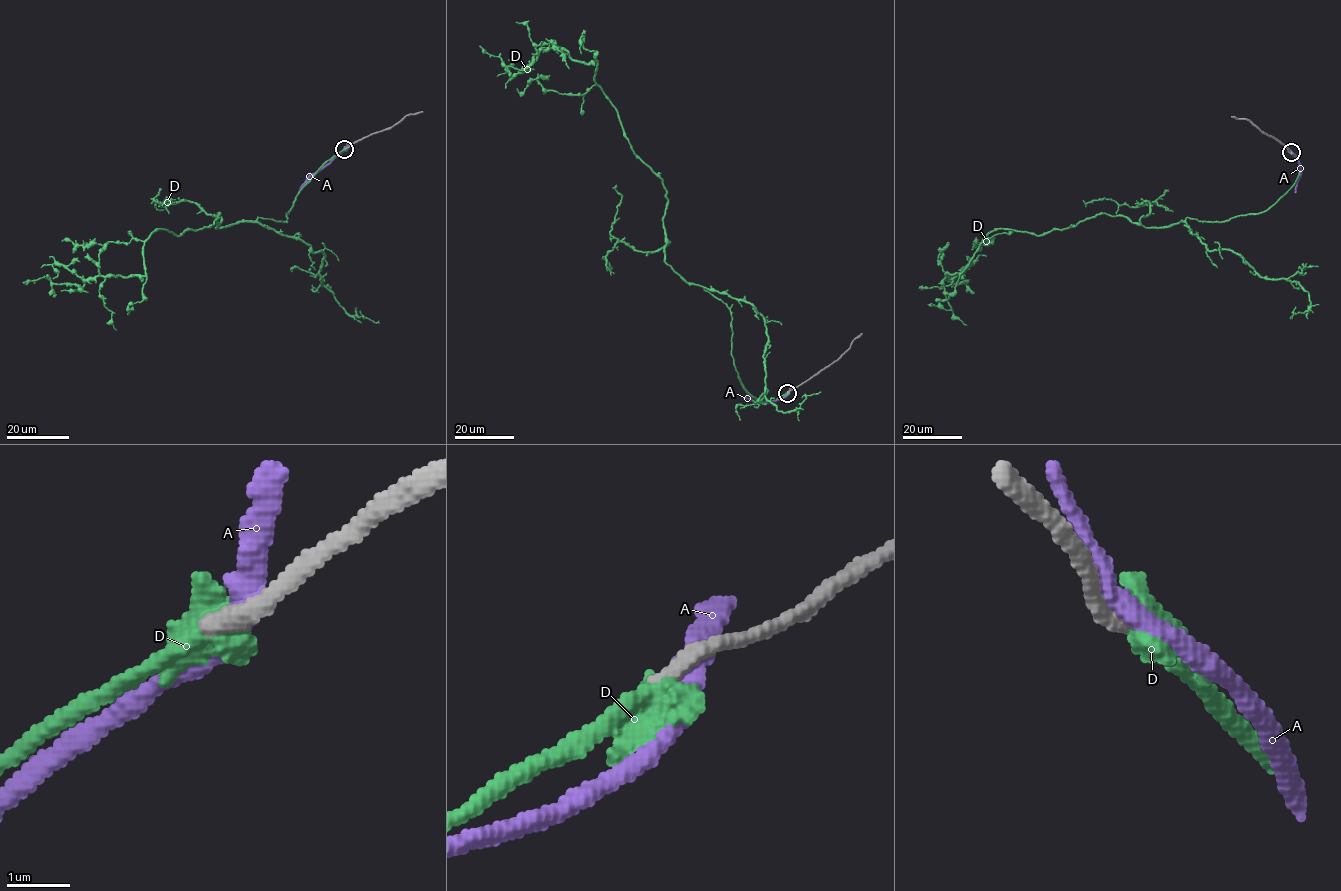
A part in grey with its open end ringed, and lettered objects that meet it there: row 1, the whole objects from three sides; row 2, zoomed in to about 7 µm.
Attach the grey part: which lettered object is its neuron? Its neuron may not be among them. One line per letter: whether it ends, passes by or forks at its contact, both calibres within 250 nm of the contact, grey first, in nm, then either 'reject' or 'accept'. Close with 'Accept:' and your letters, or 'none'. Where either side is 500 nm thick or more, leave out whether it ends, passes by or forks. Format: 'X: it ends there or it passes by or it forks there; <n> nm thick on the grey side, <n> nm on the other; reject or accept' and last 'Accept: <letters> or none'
A: it passes by; 360 nm thick on the grey side, 320 nm on the other; reject
D: 320 nm thick on the grey side, 600 nm on the other; accept
Accept: D

